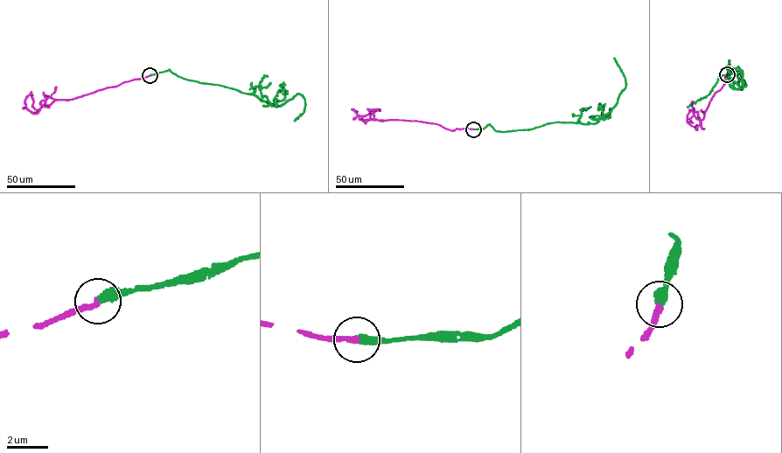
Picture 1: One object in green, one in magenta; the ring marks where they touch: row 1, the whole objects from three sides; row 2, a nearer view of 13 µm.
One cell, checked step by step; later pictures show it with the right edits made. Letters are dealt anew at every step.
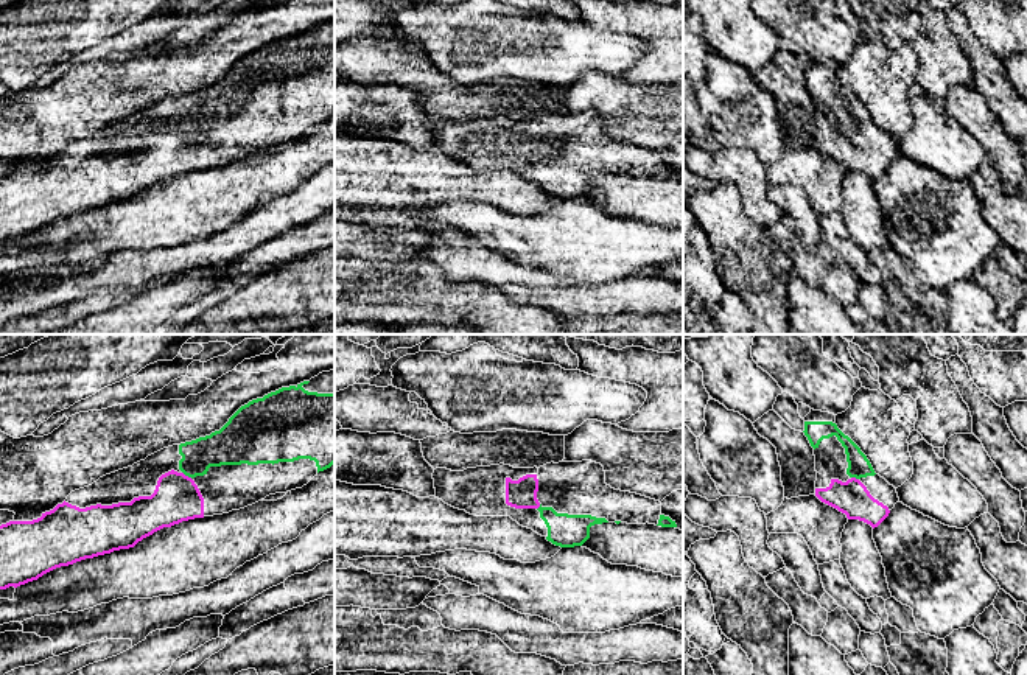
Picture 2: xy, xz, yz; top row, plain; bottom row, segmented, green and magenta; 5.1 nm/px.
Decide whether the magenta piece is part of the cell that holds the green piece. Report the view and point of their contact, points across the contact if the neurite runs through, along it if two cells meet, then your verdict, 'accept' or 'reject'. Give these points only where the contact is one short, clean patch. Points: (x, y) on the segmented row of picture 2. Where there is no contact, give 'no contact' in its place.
meets green in xy at (187, 475); runs through xy (226, 447), (212, 450), (187, 475), (176, 492), (176, 498); accept

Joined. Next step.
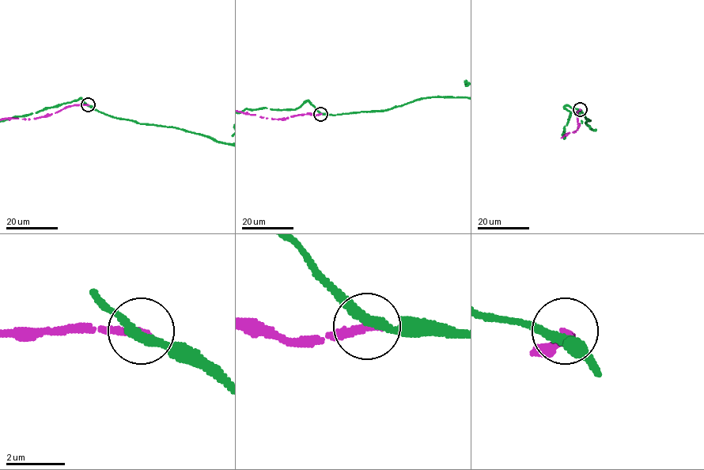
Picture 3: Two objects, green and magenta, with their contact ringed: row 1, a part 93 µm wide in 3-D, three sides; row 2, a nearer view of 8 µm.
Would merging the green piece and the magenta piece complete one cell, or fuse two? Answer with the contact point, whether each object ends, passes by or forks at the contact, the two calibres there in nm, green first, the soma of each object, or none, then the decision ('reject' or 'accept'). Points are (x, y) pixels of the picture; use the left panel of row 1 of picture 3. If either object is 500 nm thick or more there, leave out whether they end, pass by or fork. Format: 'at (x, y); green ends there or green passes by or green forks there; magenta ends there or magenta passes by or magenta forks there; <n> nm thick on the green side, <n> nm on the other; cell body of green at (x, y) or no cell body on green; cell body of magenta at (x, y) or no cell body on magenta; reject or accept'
at (88, 104); green passes by; magenta ends there; 320 nm thick on the green side, 260 nm on the other; no cell body on green; no cell body on magenta; reject

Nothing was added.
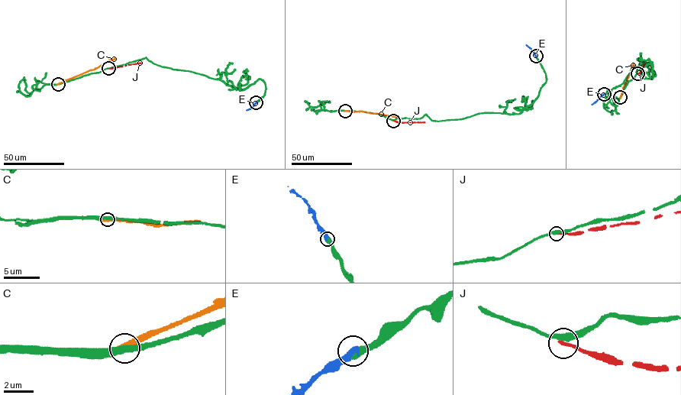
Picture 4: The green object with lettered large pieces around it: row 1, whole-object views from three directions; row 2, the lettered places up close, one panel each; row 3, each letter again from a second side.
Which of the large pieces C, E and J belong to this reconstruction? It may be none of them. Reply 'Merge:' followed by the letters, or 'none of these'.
Merge: E

